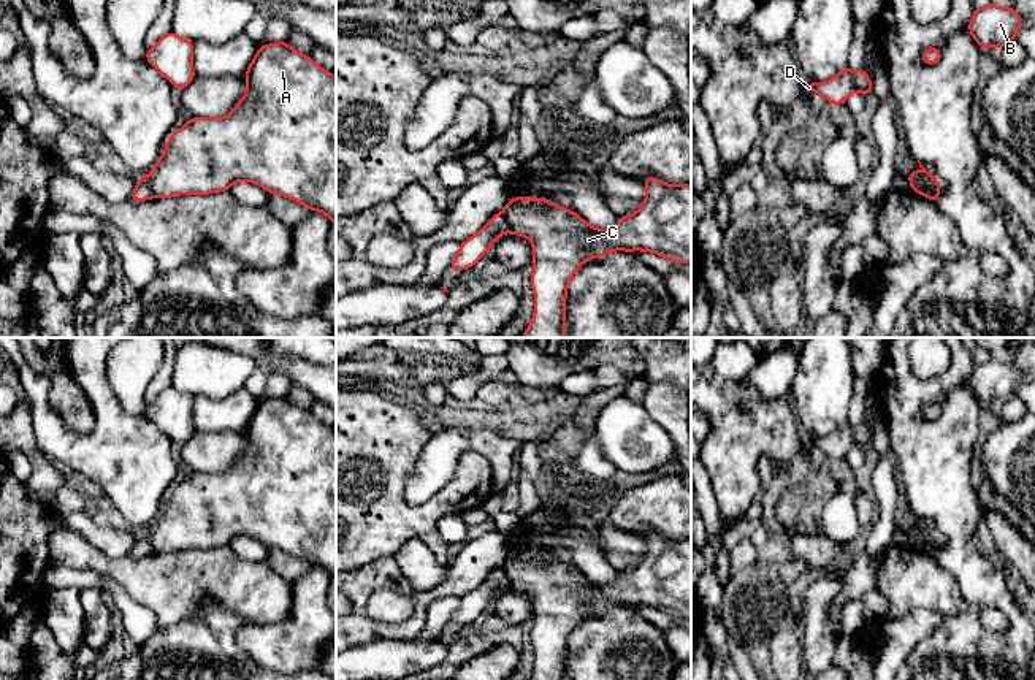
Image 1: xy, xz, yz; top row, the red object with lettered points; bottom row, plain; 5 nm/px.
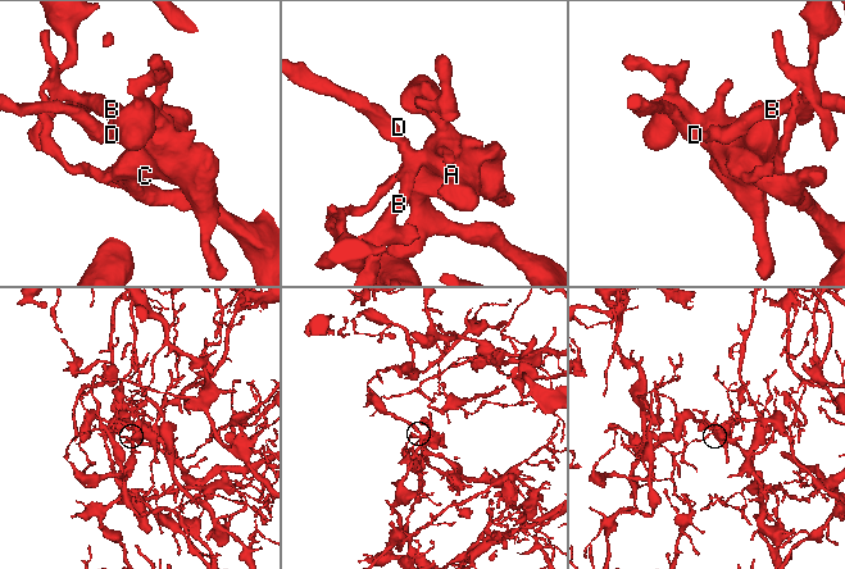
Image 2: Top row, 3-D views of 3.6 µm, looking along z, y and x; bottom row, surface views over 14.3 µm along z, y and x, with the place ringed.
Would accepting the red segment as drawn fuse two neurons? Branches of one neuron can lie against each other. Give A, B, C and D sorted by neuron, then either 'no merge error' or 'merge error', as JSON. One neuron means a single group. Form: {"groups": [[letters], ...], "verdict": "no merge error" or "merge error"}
{"groups": [["A", "C"], ["B", "D"]], "verdict": "merge error"}

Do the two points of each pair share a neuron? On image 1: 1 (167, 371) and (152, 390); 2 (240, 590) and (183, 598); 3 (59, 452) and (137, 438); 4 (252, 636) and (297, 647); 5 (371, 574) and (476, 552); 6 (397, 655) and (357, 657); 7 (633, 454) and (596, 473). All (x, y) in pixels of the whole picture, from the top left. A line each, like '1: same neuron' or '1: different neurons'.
1: same neuron
2: same neuron
3: same neuron
4: same neuron
5: same neuron
6: same neuron
7: different neurons

